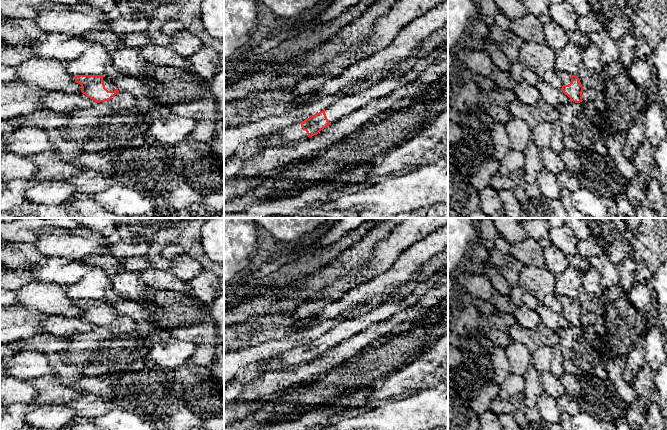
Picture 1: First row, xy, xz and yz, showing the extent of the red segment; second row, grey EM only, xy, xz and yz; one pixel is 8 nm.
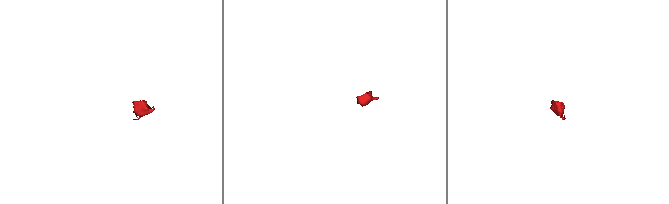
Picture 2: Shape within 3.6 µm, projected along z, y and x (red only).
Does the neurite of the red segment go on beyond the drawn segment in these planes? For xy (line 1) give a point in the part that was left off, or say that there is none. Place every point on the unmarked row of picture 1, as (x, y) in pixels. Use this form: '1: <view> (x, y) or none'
1: xy (110, 310)

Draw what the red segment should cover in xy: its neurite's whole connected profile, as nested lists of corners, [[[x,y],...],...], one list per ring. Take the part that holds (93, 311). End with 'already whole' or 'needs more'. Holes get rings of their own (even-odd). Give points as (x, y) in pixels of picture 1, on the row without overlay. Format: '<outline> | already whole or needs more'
[[[78,299],[74,305],[81,309],[81,316],[97,327],[110,324],[118,316],[113,306],[103,299]]] | needs more

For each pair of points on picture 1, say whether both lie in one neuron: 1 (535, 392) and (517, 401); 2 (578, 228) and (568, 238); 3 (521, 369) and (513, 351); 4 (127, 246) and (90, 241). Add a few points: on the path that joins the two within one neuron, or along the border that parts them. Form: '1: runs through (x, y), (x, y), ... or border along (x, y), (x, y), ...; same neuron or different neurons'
1: border along (521, 394), (523, 402), (527, 406), (534, 408); different neurons
2: border along (569, 228), (578, 239); different neurons
3: runs through (519, 365), (519, 357), (517, 355); same neuron
4: border along (111, 240), (108, 253); different neurons

